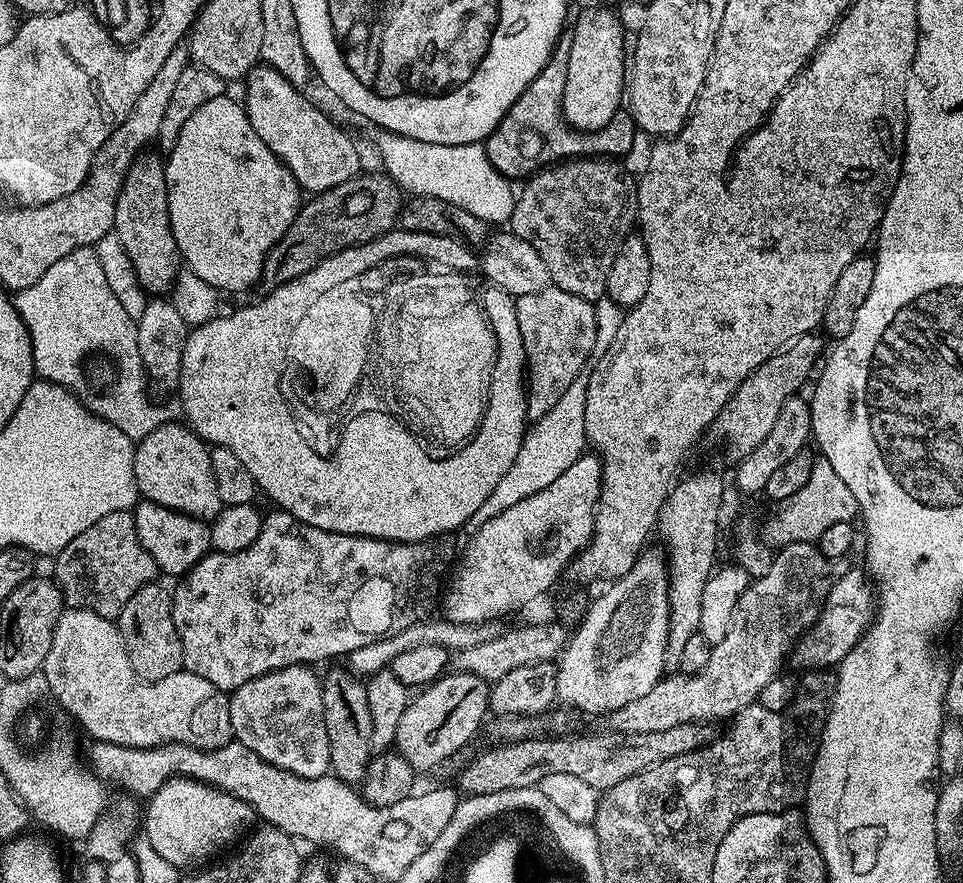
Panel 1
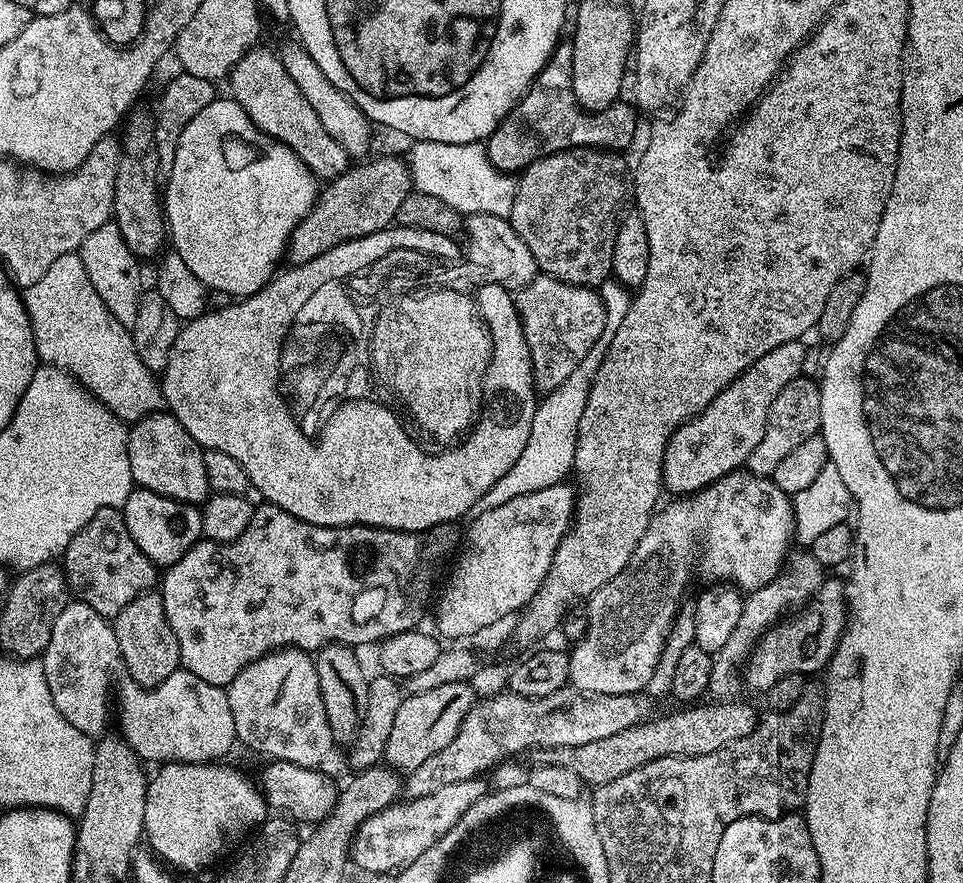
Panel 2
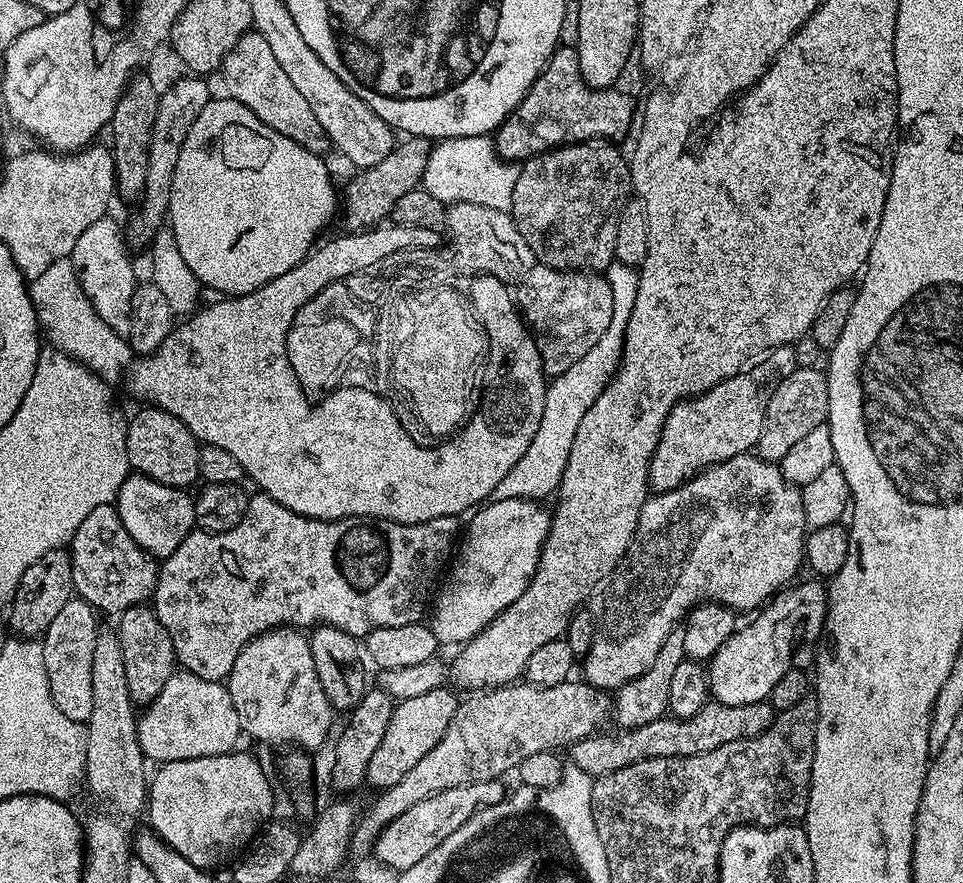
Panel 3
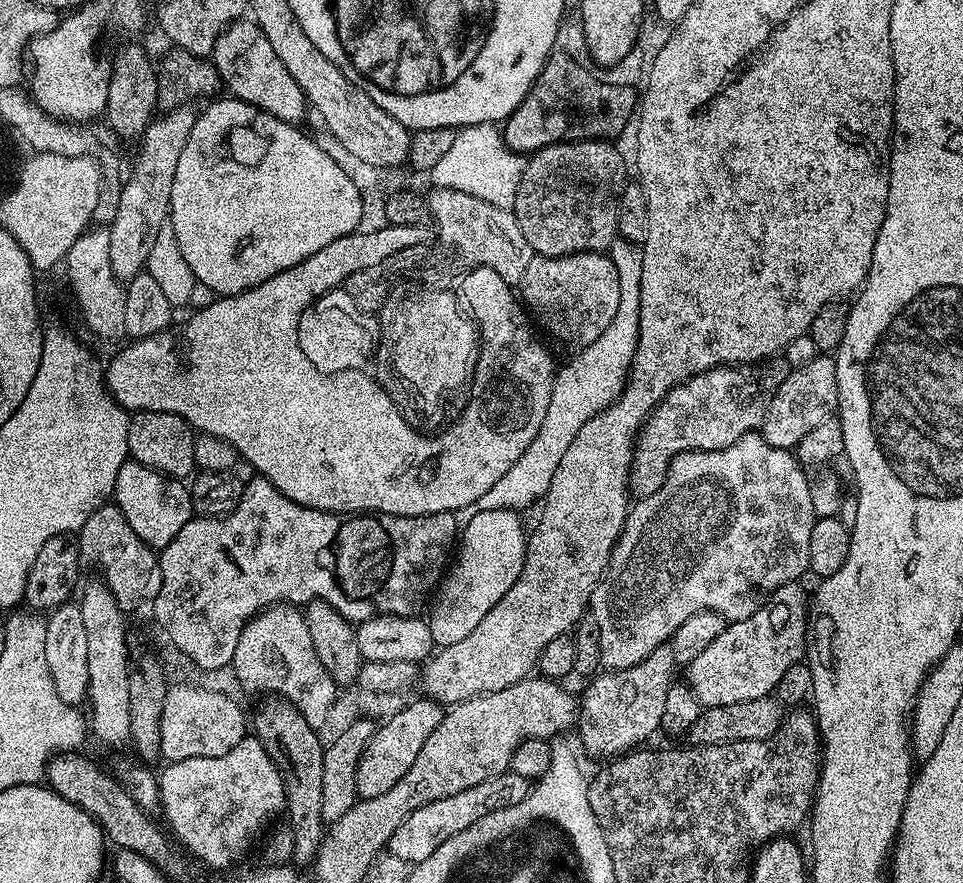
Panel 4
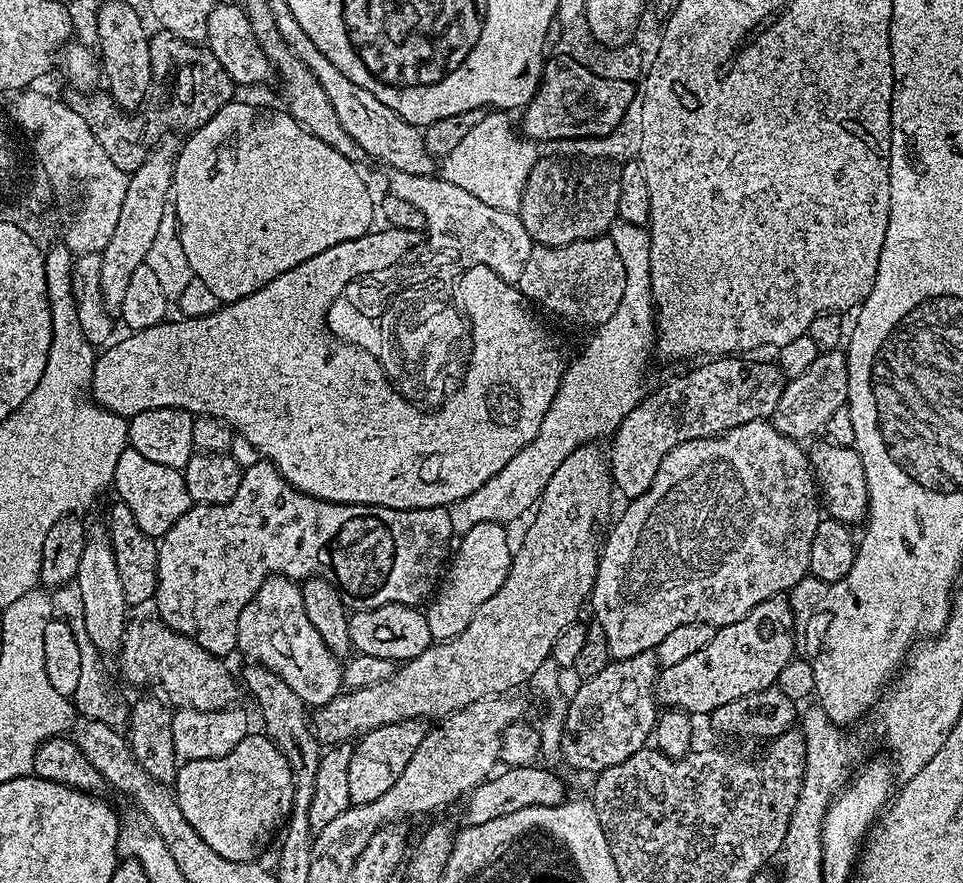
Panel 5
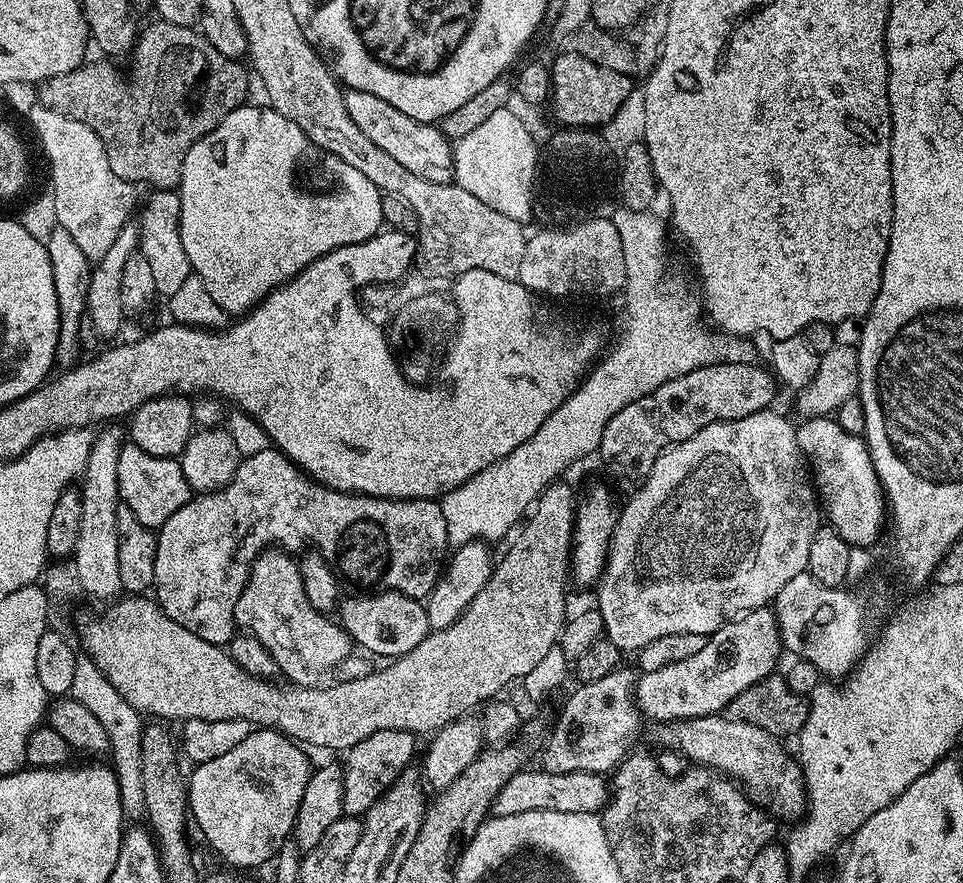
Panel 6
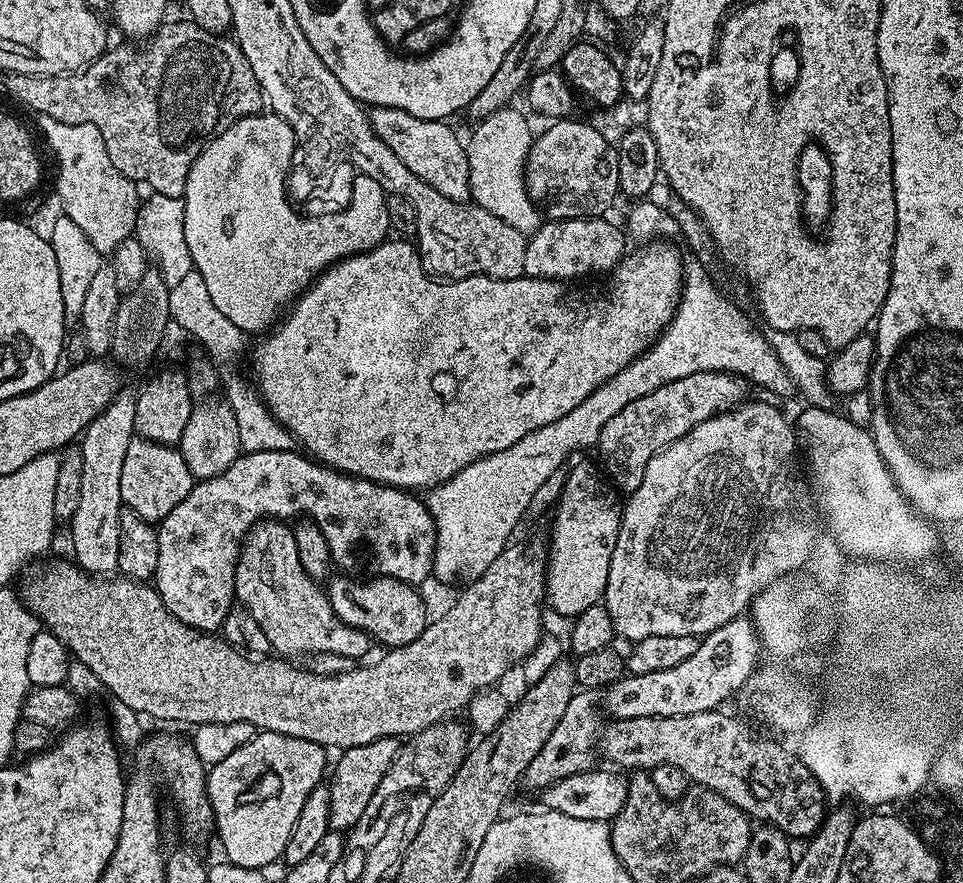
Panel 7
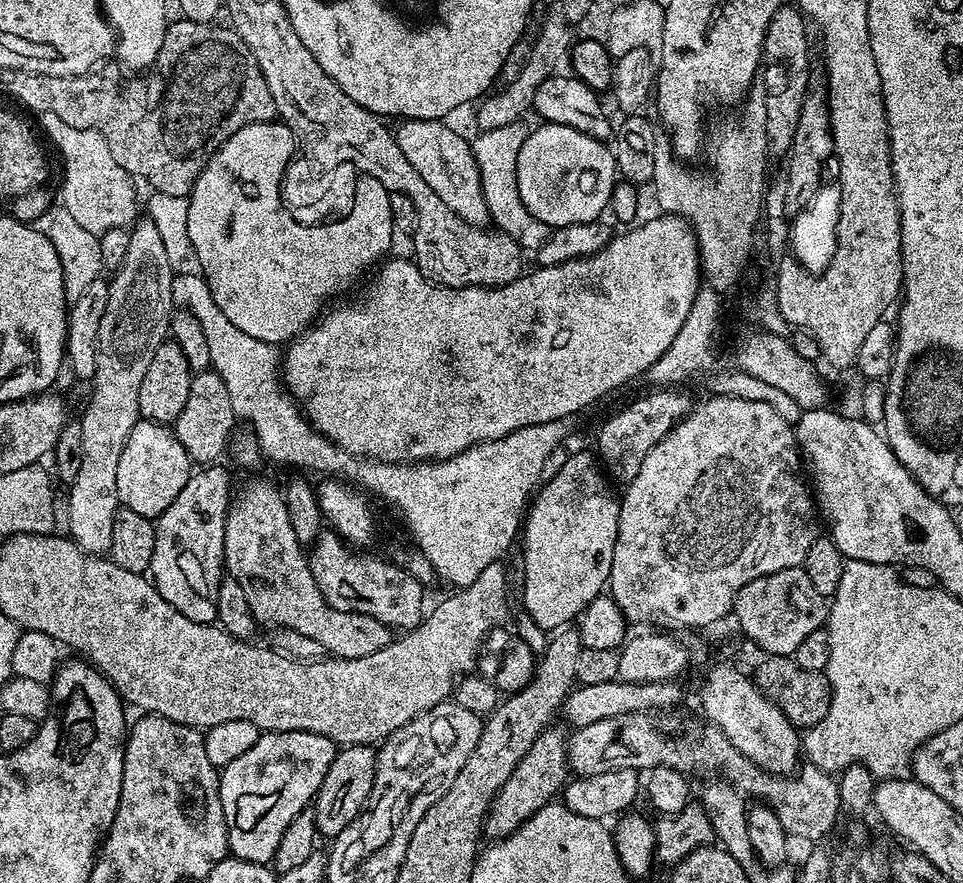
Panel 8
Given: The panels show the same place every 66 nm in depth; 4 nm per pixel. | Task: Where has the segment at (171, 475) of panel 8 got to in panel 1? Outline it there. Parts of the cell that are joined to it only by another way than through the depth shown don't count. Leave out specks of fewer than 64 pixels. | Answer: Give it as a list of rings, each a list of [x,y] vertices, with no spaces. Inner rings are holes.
[[[141,499],[132,512],[134,526],[138,530],[138,542],[154,558],[157,569],[173,578],[187,574],[196,563],[209,552],[212,547],[212,530],[205,521],[182,514],[178,510],[170,510],[166,506],[158,506],[158,502]]]

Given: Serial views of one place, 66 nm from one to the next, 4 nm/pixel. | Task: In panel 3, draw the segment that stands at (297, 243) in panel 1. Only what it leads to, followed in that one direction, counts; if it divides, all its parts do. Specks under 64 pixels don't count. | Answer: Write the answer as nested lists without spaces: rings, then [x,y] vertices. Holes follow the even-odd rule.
[[[410,136],[393,147],[382,162],[355,173],[356,177],[348,184],[348,189],[342,192],[342,216],[344,212],[345,229],[363,230],[379,225],[385,218],[391,217],[394,202],[406,194],[406,190],[421,187],[424,179],[426,162],[430,158],[433,141],[421,136]],[[384,216],[384,218],[383,218]],[[381,219],[381,220],[380,220]]]

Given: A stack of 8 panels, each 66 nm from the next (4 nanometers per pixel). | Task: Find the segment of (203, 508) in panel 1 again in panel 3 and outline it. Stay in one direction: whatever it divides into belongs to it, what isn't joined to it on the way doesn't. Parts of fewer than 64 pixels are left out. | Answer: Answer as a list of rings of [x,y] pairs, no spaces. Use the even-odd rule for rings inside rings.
[[[144,406],[136,417],[128,420],[126,430],[126,454],[132,472],[154,478],[166,486],[191,489],[191,484],[201,479],[199,454],[201,441],[174,414],[155,406]]]

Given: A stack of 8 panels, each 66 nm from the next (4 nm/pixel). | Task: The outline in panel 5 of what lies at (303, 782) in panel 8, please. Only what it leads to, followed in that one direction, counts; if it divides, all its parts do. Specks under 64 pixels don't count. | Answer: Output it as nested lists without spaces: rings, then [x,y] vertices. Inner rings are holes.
[[[250,734],[230,750],[222,758],[209,760],[190,760],[181,763],[176,769],[174,795],[182,810],[182,818],[198,830],[202,842],[210,846],[222,858],[230,858],[230,862],[256,862],[261,859],[264,847],[272,840],[272,835],[279,833],[285,827],[286,821],[292,814],[294,802],[294,778],[290,770],[290,762],[278,750],[273,740],[267,735]]]

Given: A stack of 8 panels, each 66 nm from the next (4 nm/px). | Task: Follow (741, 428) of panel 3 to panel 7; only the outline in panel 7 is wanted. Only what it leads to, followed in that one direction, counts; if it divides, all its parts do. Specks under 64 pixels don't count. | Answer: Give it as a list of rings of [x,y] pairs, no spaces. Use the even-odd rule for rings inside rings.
[[[699,372],[678,378],[678,382],[666,382],[666,386],[658,386],[658,390],[630,402],[626,410],[618,410],[618,414],[602,426],[599,463],[607,479],[621,493],[630,494],[638,490],[642,474],[646,474],[646,466],[650,466],[654,454],[694,430],[694,426],[740,407],[749,399],[748,388],[749,381],[743,376],[733,376],[730,372]]]

